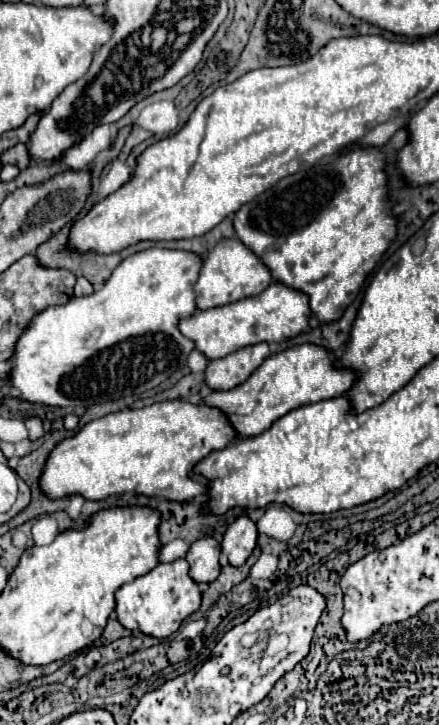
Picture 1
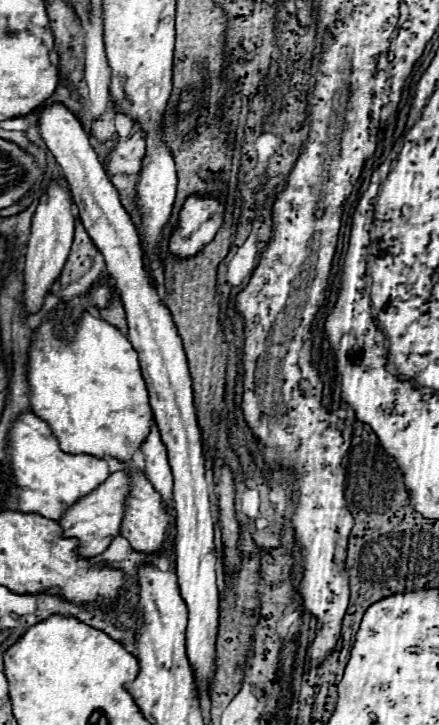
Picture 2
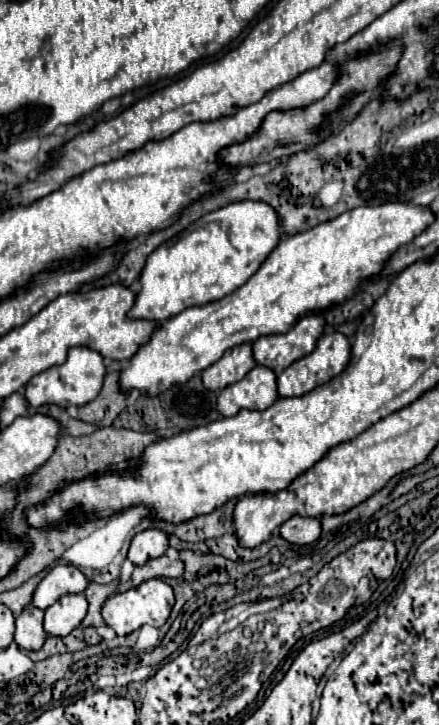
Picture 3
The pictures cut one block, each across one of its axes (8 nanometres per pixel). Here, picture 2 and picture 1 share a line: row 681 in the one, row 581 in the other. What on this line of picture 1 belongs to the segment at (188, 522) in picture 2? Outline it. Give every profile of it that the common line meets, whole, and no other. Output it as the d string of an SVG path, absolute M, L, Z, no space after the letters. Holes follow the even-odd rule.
M204 536L196 540L188 550L188 564L190 564L190 578L194 582L214 582L220 574L220 544L212 536Z

